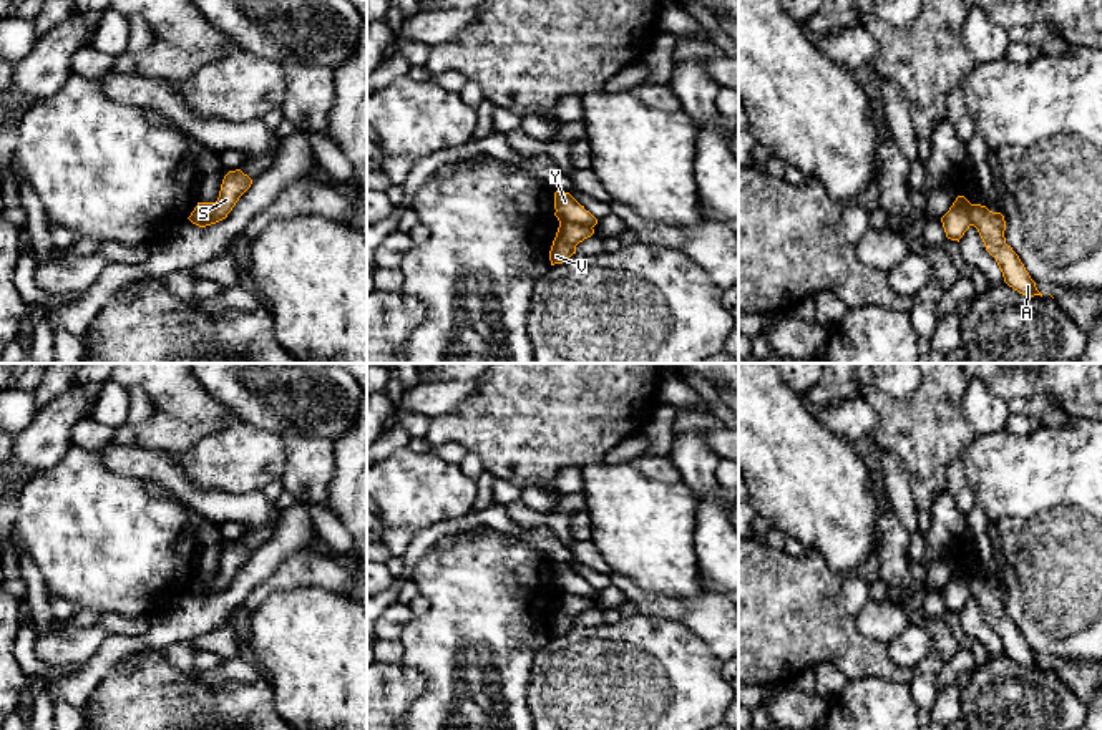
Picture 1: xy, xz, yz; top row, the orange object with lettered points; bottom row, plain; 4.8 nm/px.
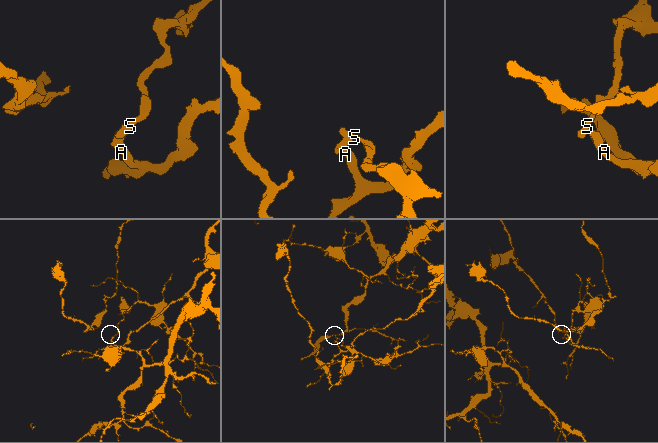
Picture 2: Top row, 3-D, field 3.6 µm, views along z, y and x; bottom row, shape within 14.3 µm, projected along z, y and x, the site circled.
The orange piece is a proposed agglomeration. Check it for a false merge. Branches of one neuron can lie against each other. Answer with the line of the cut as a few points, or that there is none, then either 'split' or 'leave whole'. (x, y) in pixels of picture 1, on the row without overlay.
cut in xz along (560, 594), (580, 594), (591, 599); split

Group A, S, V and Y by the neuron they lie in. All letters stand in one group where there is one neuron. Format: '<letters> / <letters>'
A V / S Y

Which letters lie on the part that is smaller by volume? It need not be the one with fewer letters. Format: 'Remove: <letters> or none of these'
Remove: S, Y

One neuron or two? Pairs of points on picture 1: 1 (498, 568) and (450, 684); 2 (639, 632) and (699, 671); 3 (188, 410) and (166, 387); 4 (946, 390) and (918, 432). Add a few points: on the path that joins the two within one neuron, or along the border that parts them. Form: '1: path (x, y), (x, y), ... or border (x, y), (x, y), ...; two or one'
1: path (483, 596), (483, 629), (475, 644), (475, 656); one
2: path (654, 647), (677, 671), (684, 671); one
3: path (185, 405), (171, 392); one
4: path (938, 400), (928, 422); one

